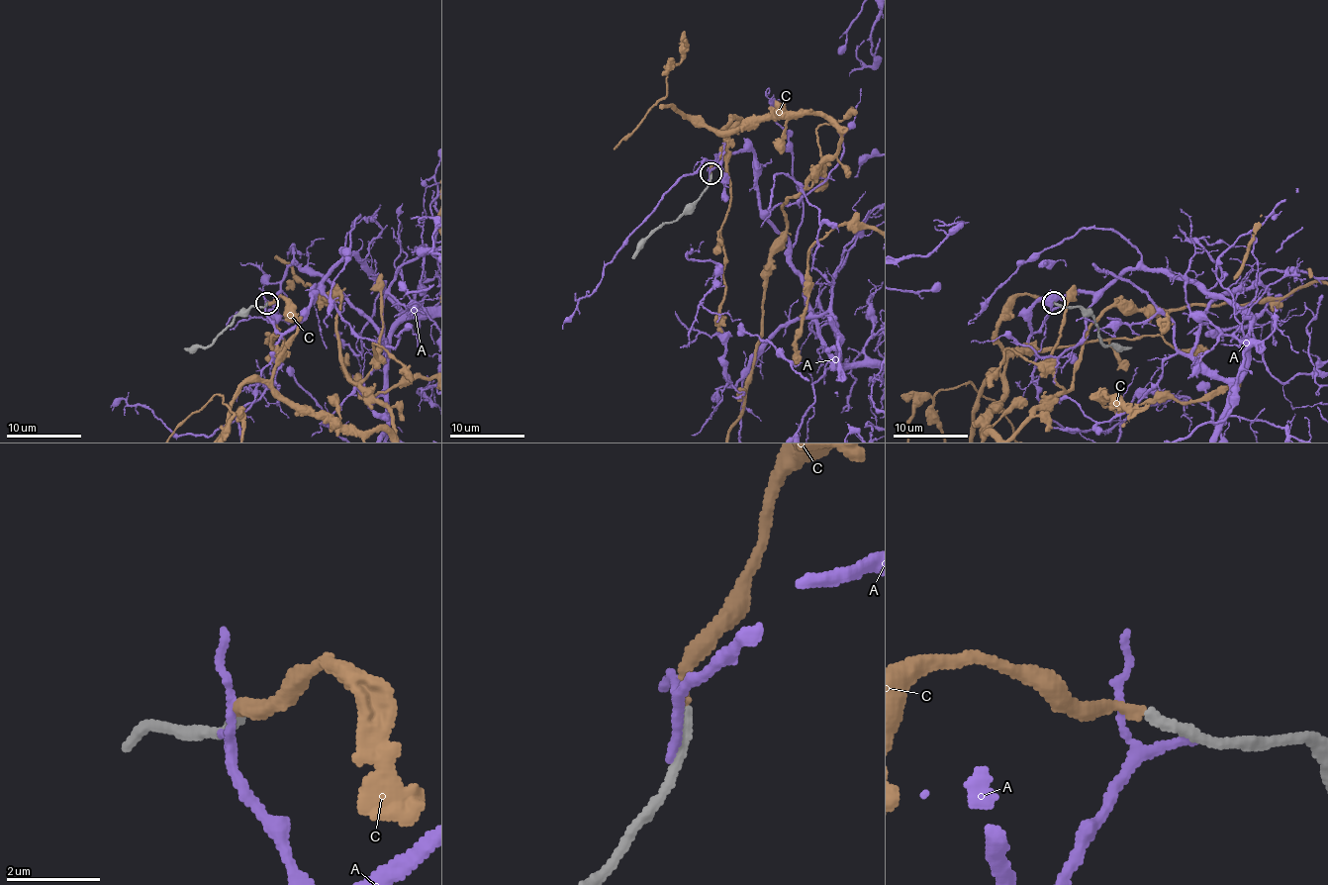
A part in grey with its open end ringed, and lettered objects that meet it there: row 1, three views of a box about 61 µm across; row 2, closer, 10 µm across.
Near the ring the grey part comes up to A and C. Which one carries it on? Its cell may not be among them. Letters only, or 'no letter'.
C

